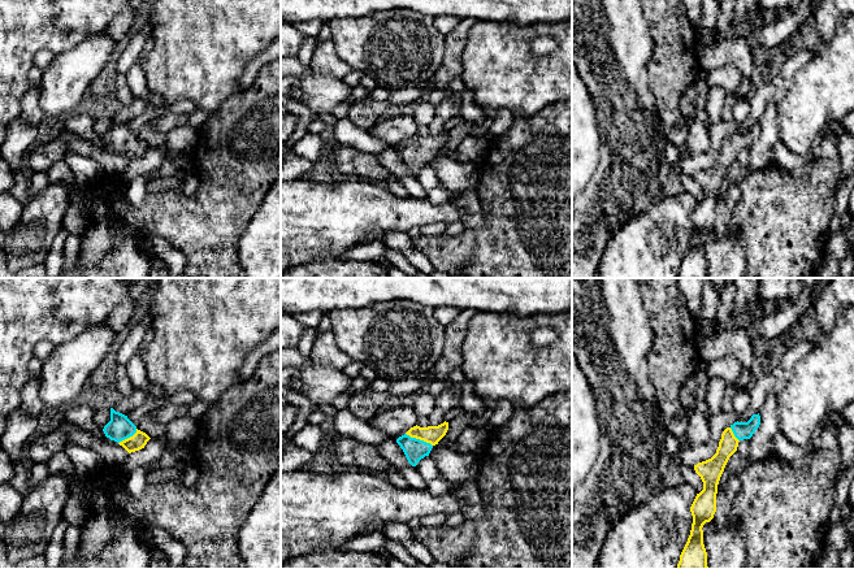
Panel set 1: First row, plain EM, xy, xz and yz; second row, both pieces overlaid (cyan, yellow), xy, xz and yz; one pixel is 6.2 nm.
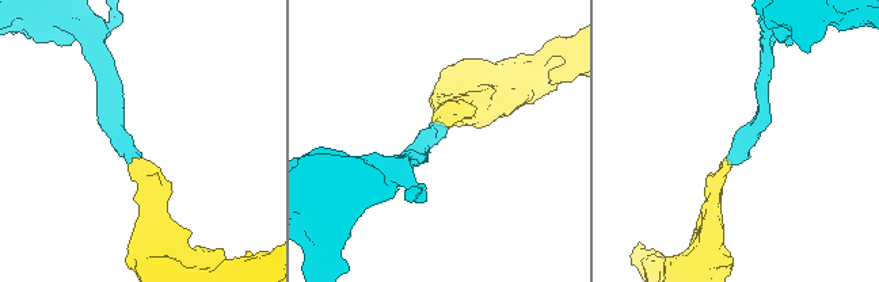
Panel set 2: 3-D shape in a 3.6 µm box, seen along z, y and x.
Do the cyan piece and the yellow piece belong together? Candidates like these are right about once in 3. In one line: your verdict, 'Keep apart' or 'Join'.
Join

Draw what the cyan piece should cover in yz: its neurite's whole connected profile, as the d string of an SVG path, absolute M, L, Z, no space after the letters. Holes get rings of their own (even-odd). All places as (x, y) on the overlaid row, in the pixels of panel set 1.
M759 413L753 414L747 422L734 422L723 431L716 453L694 465L695 473L703 482L703 490L697 494L690 507L692 530L680 555L677 569L708 569L702 527L714 518L716 512L718 485L729 457L737 451L738 442L750 439L759 425Z

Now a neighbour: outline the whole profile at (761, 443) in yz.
M768 392L766 401L759 411L760 425L753 434L750 440L749 456L741 461L741 465L729 475L724 487L716 494L716 512L714 522L718 527L723 527L731 518L732 503L741 487L742 472L755 461L768 459L775 453L772 436L780 431L777 416L777 396Z

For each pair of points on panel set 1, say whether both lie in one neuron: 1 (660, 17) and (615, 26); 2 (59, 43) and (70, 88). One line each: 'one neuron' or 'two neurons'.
1: two neurons
2: two neurons

